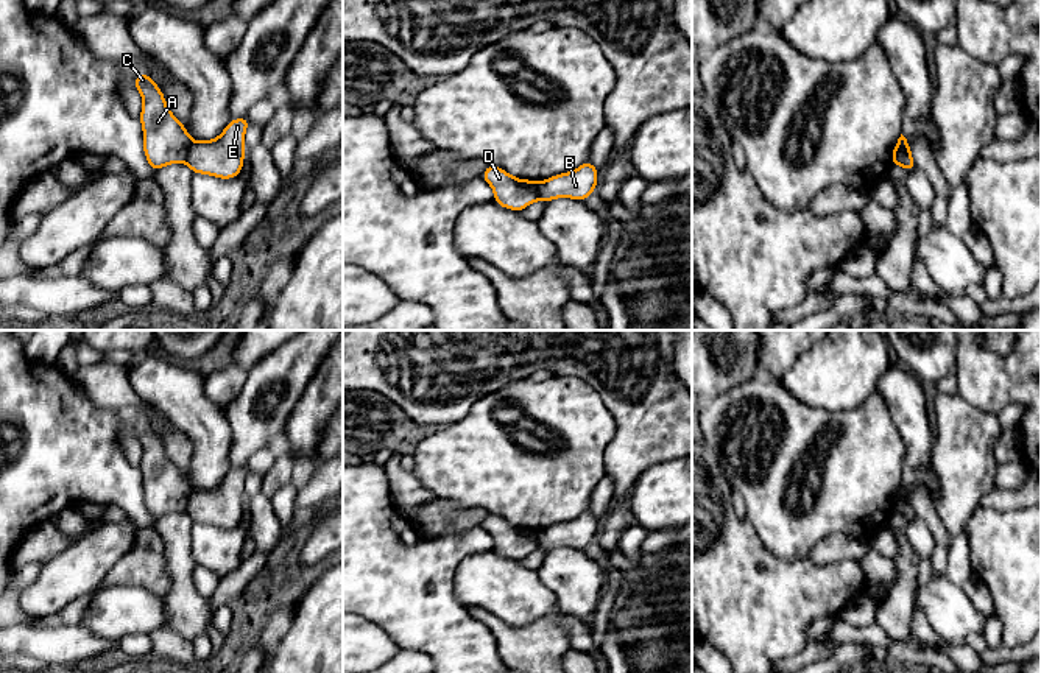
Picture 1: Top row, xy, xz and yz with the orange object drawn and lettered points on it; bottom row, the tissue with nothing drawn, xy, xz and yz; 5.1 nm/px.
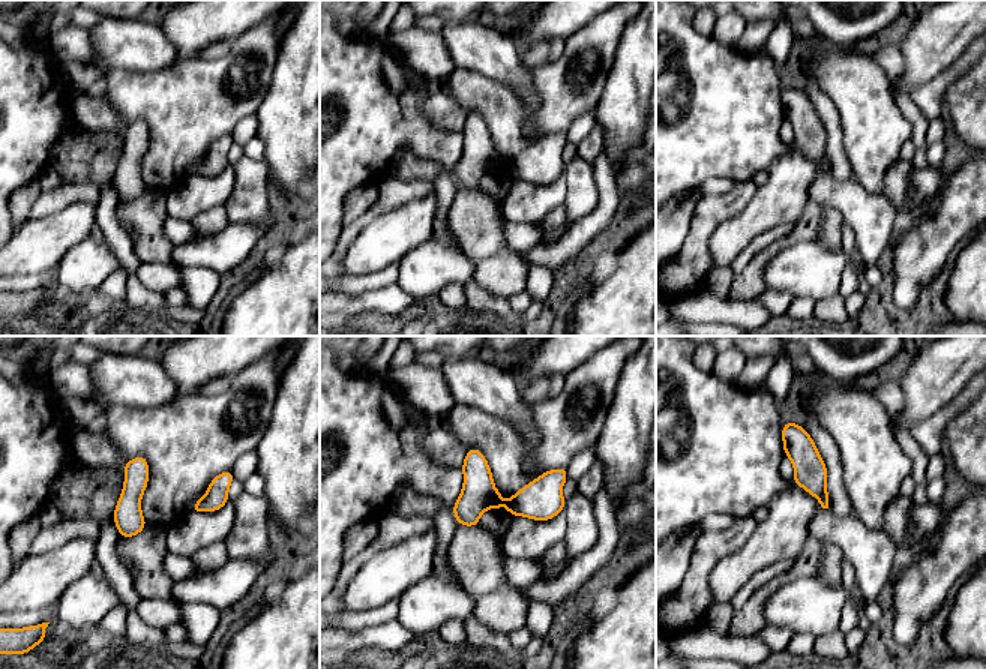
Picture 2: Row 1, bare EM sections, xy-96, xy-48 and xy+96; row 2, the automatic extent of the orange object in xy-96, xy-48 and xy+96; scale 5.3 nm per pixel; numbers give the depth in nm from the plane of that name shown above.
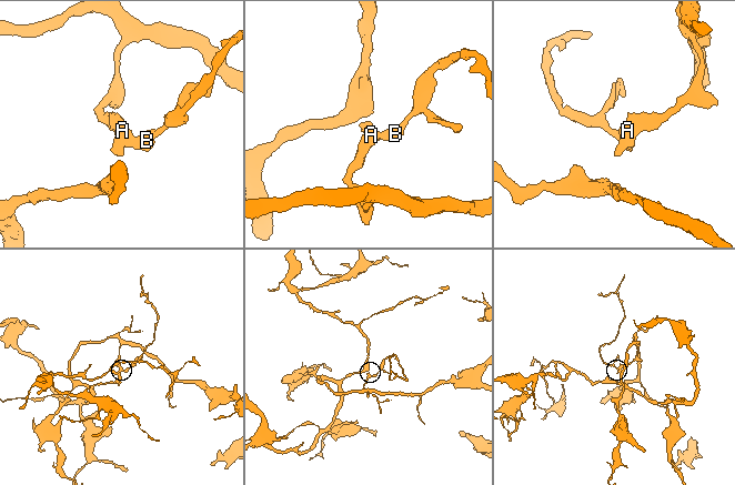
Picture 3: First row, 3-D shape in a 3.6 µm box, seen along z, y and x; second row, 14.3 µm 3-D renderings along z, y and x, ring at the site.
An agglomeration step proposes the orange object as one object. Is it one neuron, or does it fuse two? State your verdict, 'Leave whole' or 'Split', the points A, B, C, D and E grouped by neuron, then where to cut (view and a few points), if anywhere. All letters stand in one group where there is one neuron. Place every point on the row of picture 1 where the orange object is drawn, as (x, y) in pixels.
Split. Groups: A C D / B E. Split along xy (192, 140), (184, 161)

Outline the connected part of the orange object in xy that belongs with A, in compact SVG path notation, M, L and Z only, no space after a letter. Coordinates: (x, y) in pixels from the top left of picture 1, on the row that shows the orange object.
M140 72L132 84L143 100L139 120L143 129L143 153L150 167L157 171L165 165L185 162L193 140L168 109L162 90L145 72Z

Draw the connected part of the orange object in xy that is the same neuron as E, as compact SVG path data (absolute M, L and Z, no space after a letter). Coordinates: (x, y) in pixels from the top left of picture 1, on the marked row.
M246 117L234 118L217 139L192 142L185 157L192 173L203 173L220 179L238 176L246 151L245 131L249 125Z

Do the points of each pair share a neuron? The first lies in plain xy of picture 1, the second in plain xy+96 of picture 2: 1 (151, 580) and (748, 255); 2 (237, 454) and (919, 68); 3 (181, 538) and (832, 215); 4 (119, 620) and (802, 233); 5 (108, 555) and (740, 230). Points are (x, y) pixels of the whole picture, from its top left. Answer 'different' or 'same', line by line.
1: different
2: same
3: same
4: different
5: same

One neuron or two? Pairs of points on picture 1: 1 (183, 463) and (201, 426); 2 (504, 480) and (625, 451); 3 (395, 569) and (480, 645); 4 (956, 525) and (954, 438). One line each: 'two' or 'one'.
1: two
2: two
3: one
4: one

